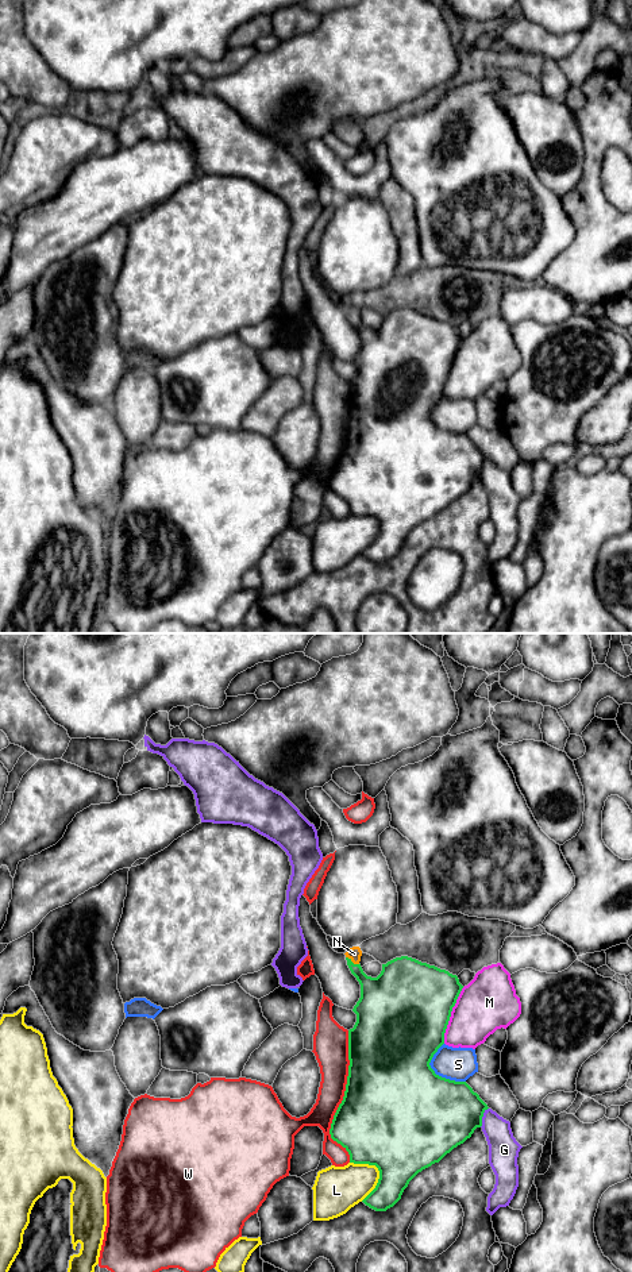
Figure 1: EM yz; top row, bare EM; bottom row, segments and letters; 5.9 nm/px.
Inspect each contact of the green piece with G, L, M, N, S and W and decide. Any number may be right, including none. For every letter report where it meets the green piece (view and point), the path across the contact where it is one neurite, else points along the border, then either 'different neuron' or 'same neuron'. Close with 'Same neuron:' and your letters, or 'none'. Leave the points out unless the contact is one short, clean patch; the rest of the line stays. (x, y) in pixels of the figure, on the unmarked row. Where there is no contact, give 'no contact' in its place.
G: yz (482, 467) | different neuron
L: yz (378, 521) | different neuron
M: yz (450, 367) | different neuron
N: yz (351, 313) | across yz (378, 346), (361, 328), (351, 313), (354, 305) | same neuron
S: yz (434, 424) | different neuron
W: yz (343, 448) | different neuron
Same neuron: N

